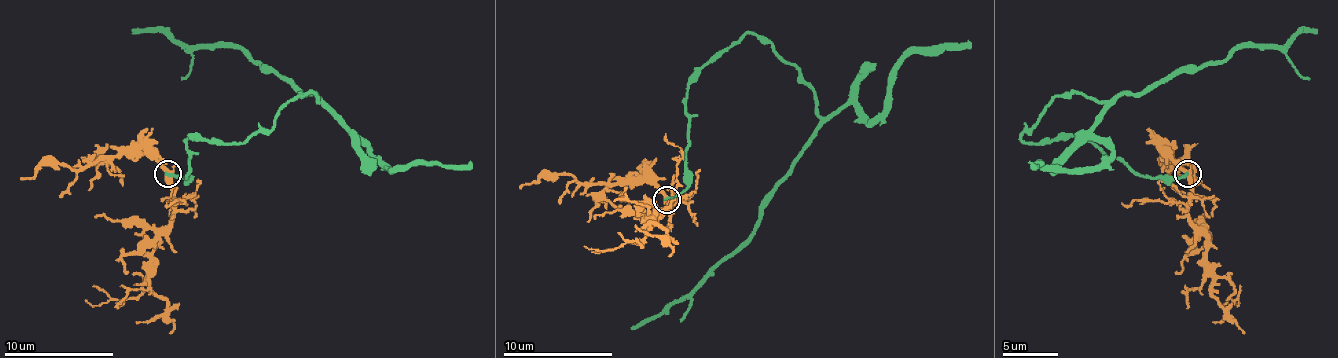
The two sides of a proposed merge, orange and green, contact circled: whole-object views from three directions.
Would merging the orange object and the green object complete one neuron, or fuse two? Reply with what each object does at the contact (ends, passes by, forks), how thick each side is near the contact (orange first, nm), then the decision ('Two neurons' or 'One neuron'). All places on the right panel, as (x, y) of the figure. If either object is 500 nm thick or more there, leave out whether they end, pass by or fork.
At the ring orange passes by. At the ring green ends. Thickness 360 nm (orange) against 220 nm. Two neurons

